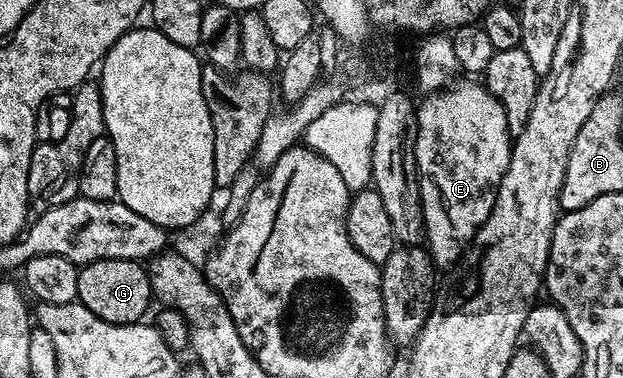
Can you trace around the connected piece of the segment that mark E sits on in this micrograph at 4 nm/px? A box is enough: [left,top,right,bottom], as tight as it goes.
[416,81,513,267]

